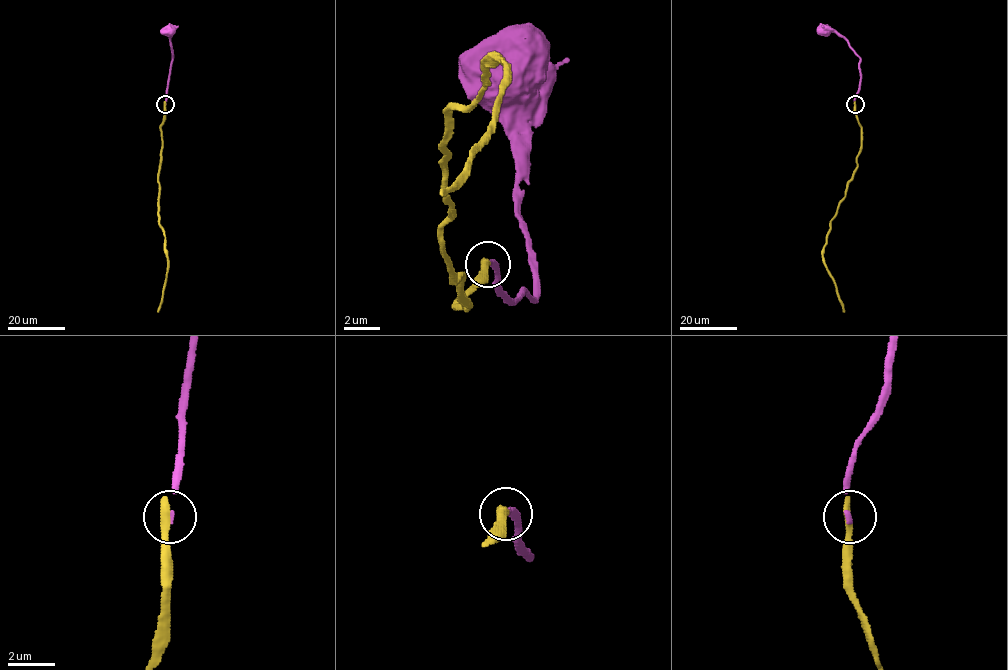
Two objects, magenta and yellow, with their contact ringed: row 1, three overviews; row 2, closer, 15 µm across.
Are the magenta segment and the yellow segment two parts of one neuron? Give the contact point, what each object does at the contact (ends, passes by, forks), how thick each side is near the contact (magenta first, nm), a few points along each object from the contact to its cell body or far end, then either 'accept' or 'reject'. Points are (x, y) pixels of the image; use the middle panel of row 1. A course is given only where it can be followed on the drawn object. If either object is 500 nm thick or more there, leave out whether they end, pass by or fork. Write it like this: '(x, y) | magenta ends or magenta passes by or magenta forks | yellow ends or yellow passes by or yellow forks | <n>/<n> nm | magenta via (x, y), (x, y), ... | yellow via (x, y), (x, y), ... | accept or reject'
(488, 264) | magenta ends | yellow ends | 160/360 nm | magenta via (489, 263), (493, 281), (511, 299), (525, 290), (534, 299), (534, 258), (521, 204), (521, 86), (502, 72) | yellow via (489, 263), (457, 304), (462, 276), (443, 254), (443, 113), (466, 109), (498, 59), (502, 90), (439, 195) | reject

